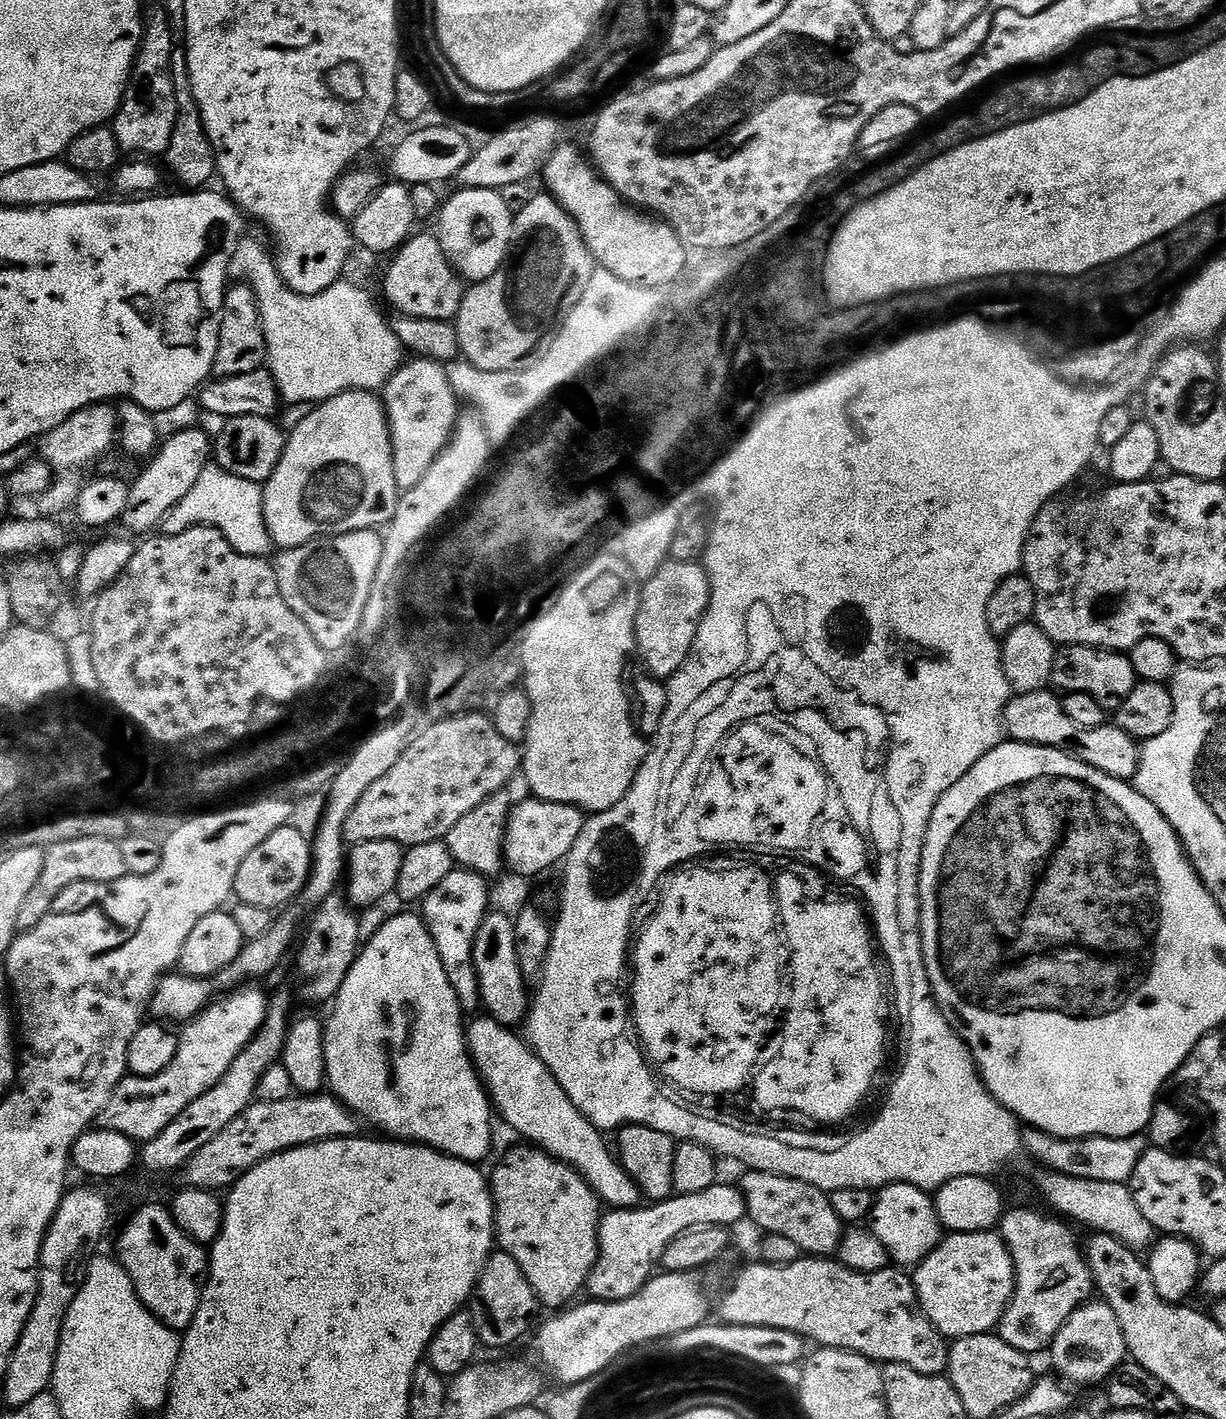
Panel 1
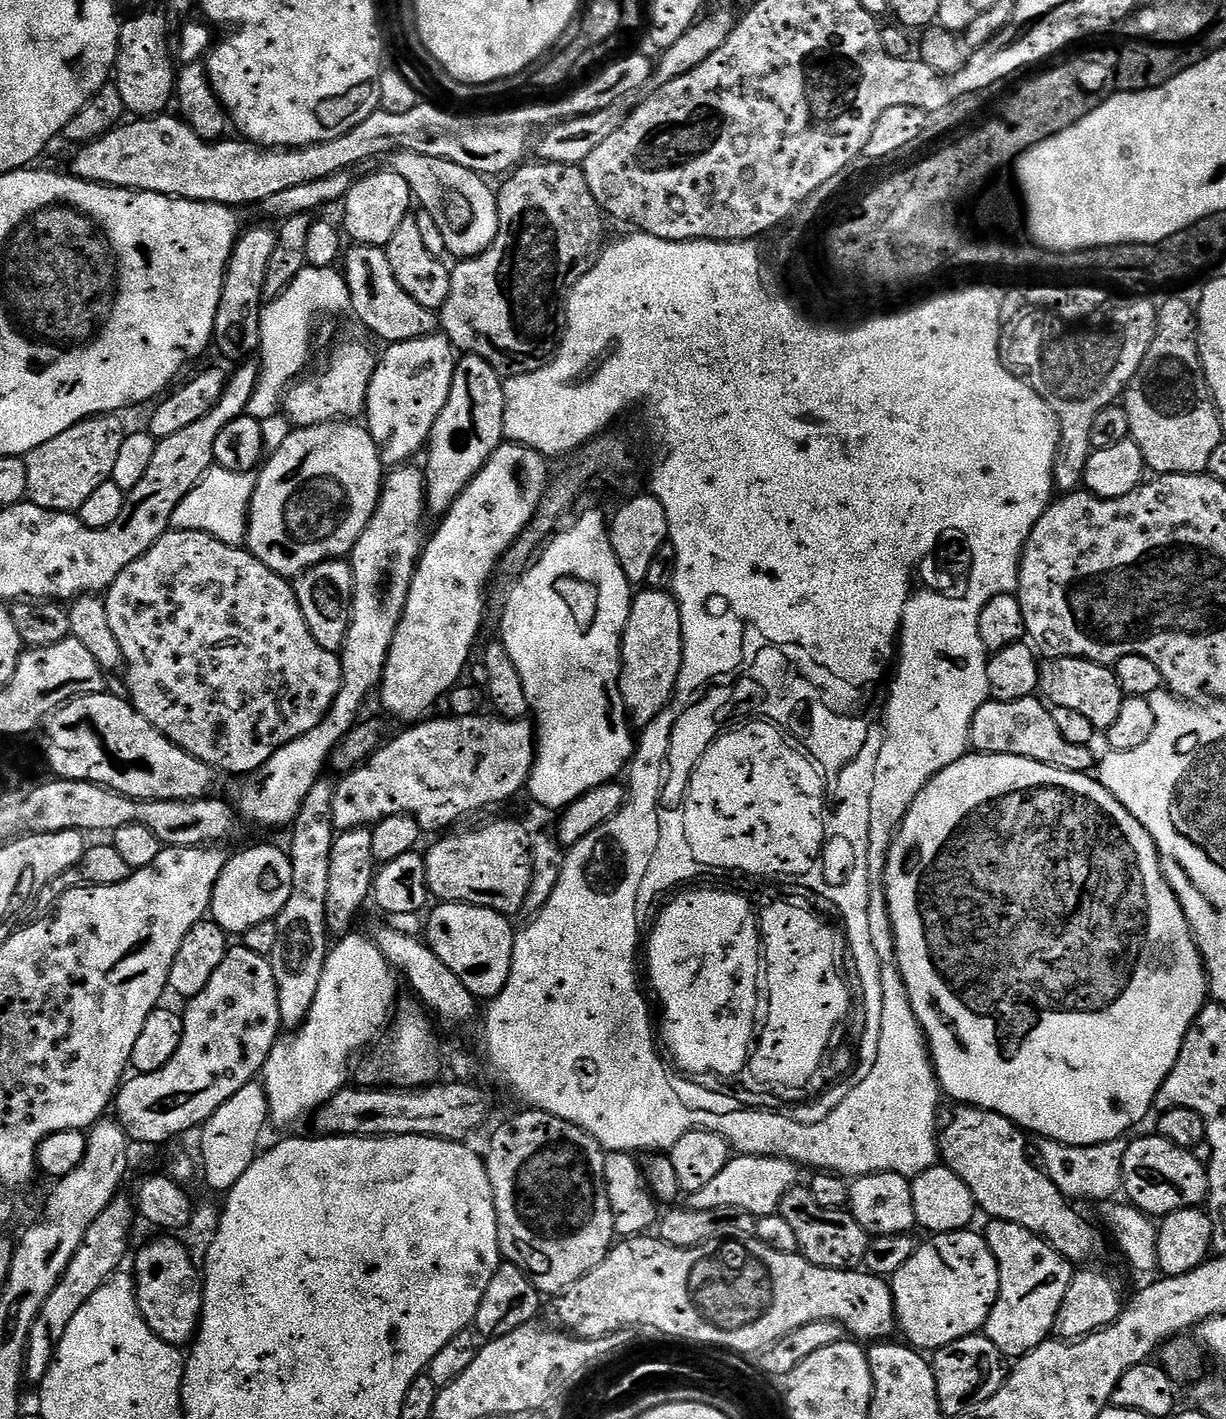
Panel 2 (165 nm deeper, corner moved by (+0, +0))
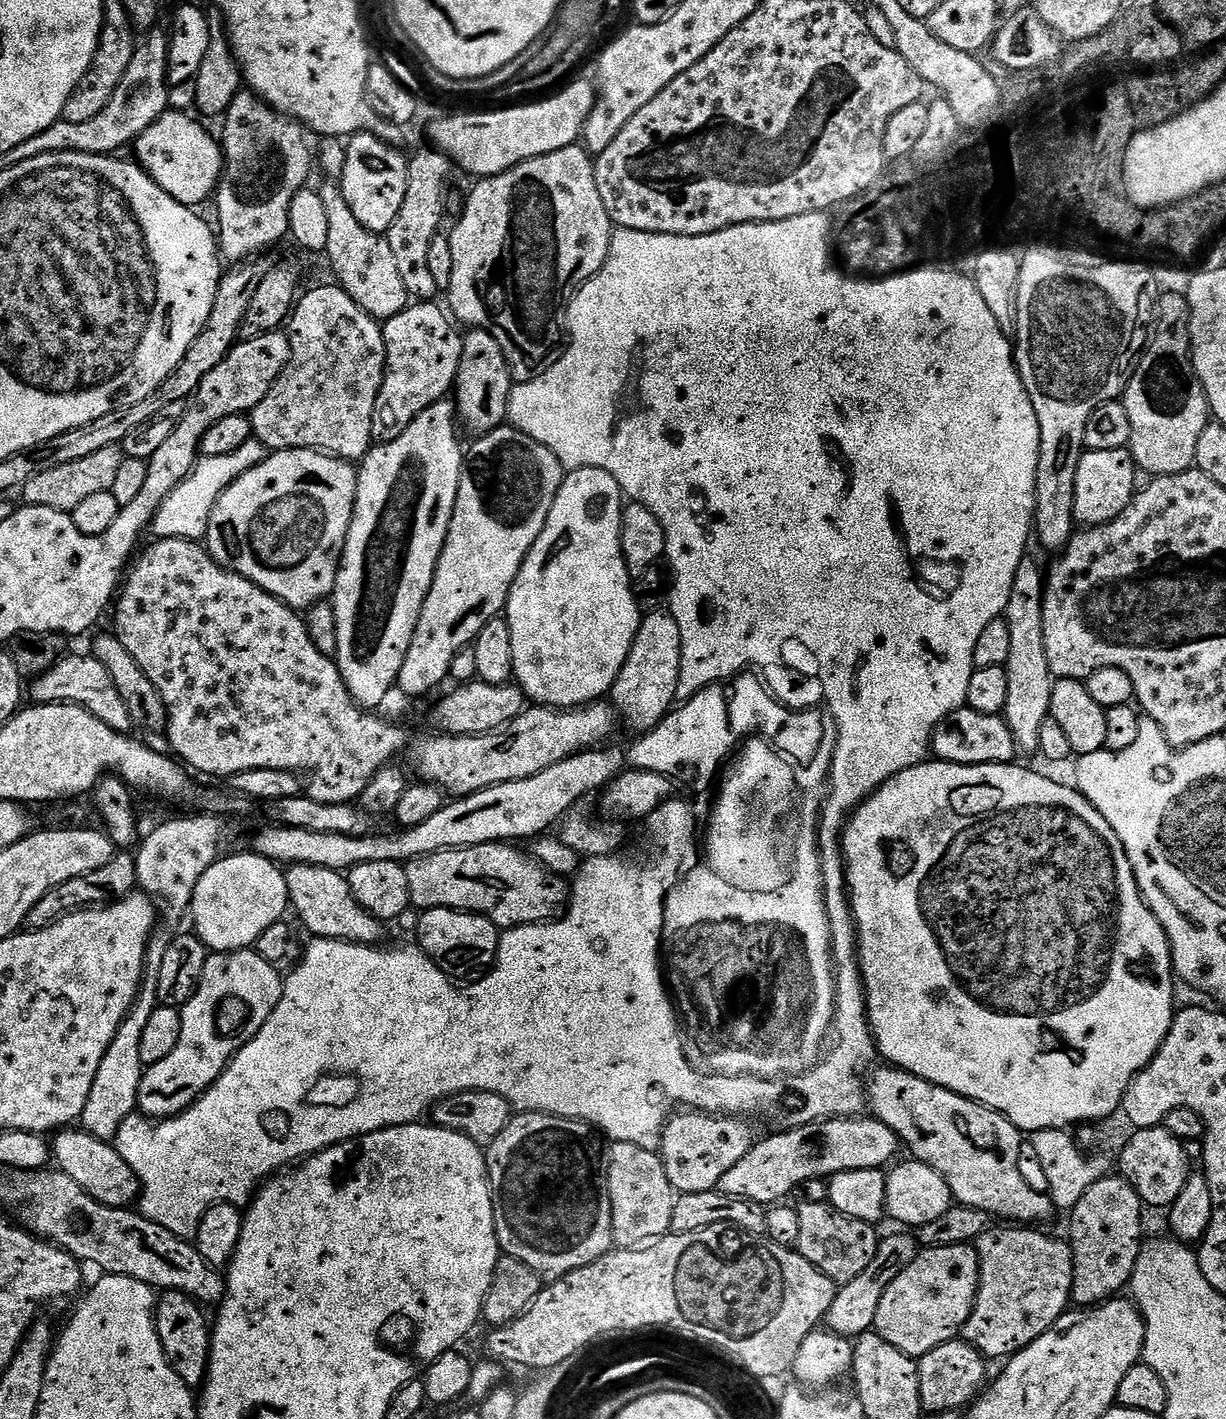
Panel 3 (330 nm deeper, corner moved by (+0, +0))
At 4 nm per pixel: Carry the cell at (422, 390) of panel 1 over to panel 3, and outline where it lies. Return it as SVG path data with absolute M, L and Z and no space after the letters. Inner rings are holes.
M412 302L394 314L394 318L383 321L388 357L384 381L374 406L373 441L382 444L394 442L394 438L398 438L398 434L402 434L402 430L406 430L406 426L410 426L418 414L422 414L422 410L445 399L453 391L464 336L456 333L457 325L450 319L449 313L438 305L436 302Z

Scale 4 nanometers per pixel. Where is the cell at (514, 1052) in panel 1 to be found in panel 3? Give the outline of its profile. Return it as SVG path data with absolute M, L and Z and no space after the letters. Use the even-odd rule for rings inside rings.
M293 864L284 872L288 887L288 903L304 923L309 937L321 940L345 940L351 944L379 945L384 936L385 921L371 916L354 898L343 871L309 864Z

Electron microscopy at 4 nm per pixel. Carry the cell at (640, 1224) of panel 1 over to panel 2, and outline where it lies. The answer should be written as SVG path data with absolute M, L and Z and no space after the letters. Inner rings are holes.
M743 1154L733 1155L722 1166L718 1178L714 1178L702 1190L691 1193L687 1197L687 1207L694 1210L726 1210L737 1208L746 1210L758 1218L771 1216L777 1211L782 1198L791 1188L797 1187L796 1180L797 1165L790 1160L783 1160L777 1156L745 1156Z

